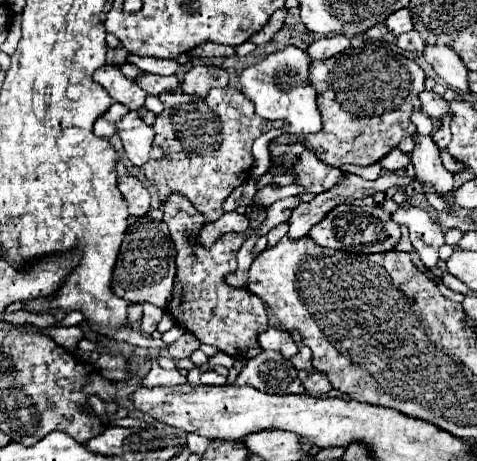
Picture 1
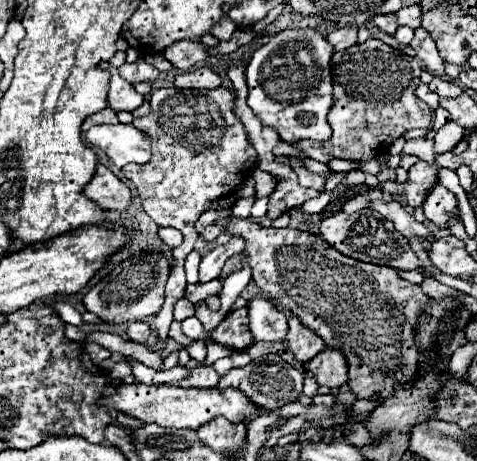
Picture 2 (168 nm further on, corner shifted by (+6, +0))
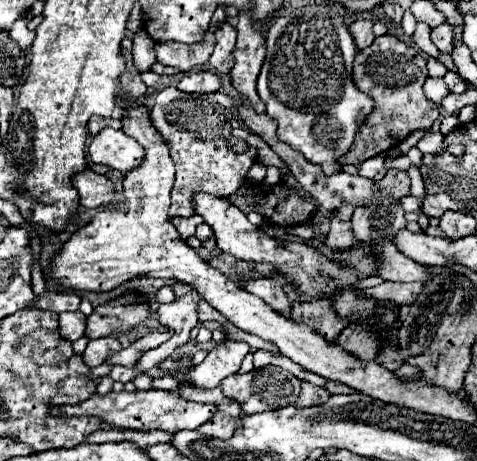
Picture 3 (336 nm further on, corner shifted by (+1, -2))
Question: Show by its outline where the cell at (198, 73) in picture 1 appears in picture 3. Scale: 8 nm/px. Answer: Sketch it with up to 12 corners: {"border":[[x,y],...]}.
{"border":[[191,72],[177,88],[187,94],[211,94],[221,80],[211,72]]}

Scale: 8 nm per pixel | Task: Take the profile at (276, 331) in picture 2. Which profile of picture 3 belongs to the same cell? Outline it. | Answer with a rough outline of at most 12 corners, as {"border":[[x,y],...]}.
{"border":[[243,280],[243,288],[289,316],[289,300],[279,280]]}

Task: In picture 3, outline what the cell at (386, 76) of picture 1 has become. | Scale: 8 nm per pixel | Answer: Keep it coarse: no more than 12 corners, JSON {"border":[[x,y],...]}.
{"border":[[377,36],[353,64],[377,108],[339,158],[361,166],[439,106],[423,92],[425,58],[397,36]]}

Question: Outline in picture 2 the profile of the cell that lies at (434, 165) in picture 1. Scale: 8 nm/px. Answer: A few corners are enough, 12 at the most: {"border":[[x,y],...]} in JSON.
{"border":[[440,182],[428,190],[422,210],[438,228],[458,216],[456,196]]}

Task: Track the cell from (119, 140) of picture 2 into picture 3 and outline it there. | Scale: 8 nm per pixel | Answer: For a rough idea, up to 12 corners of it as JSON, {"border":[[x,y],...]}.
{"border":[[105,128],[89,144],[95,164],[137,168],[143,148],[123,130]]}

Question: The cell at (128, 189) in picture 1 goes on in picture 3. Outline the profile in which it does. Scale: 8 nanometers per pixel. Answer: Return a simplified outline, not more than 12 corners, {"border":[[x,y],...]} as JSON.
{"border":[[89,168],[71,176],[85,208],[113,204],[115,188],[107,176]]}

